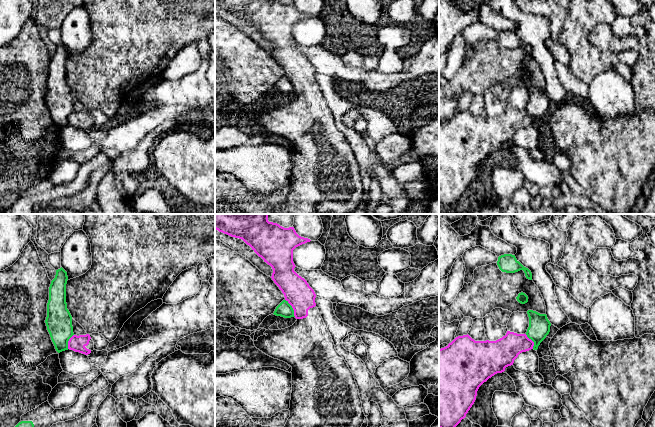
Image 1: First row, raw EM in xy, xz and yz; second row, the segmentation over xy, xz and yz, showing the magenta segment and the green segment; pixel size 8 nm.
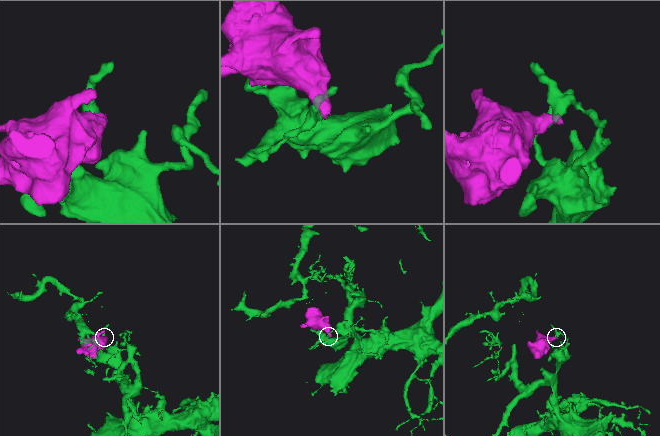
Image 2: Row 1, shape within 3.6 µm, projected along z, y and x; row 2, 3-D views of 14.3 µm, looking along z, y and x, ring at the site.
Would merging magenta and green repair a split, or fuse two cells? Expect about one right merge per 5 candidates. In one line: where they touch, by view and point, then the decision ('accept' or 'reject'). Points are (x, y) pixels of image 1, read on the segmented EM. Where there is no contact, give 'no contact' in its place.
meets magenta in xz at (292, 307); reject

